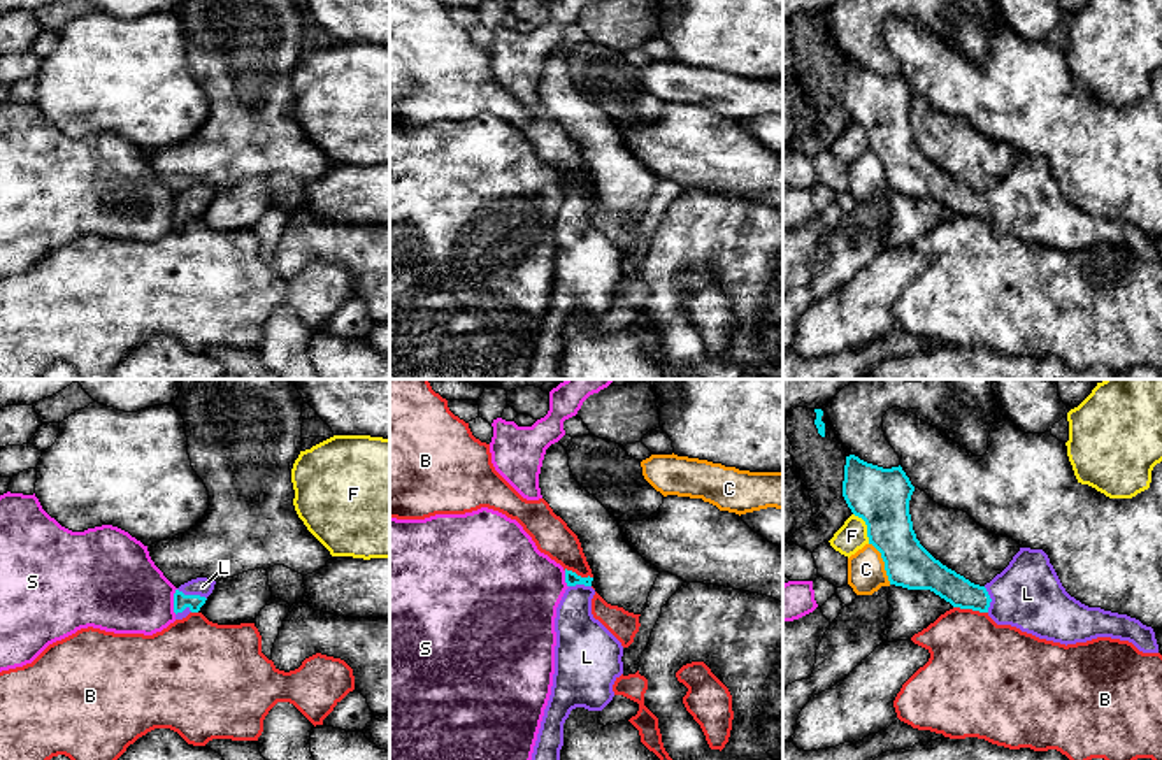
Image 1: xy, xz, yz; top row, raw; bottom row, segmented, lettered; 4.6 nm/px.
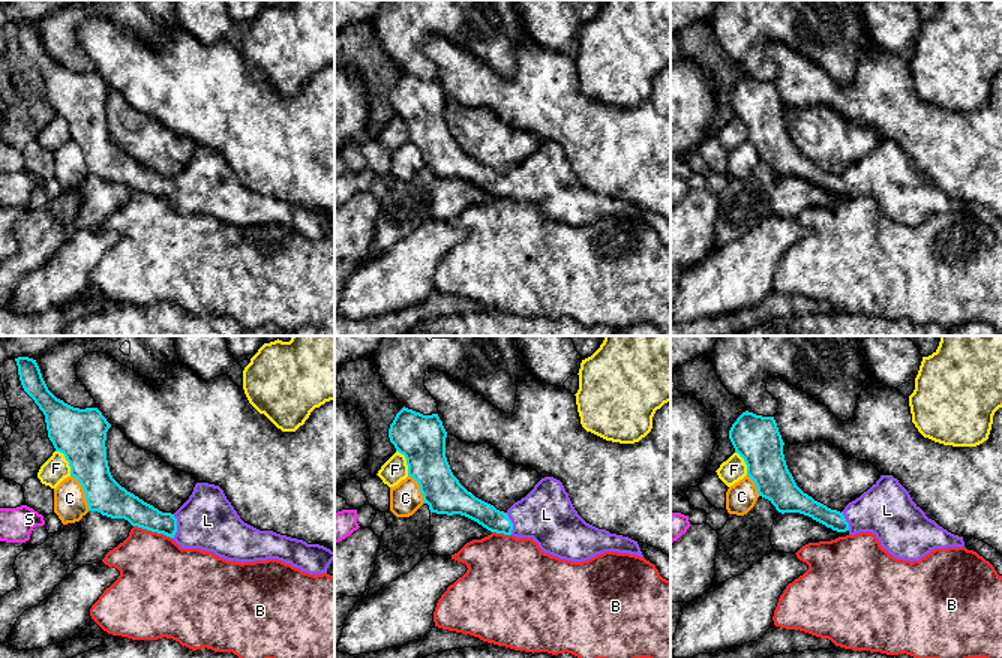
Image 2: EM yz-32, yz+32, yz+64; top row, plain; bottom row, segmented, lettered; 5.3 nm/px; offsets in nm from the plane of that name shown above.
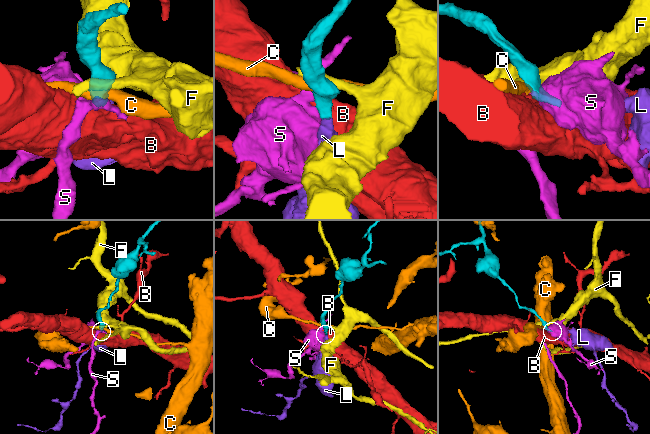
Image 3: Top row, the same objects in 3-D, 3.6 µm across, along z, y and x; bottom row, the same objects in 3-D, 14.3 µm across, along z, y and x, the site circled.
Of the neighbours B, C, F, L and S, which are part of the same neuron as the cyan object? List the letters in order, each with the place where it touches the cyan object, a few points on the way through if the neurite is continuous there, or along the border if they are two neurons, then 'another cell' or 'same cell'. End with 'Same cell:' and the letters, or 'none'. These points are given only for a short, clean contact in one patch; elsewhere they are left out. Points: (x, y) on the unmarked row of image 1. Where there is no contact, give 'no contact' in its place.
B: yz (971, 215) | along yz (953, 213), (987, 220) | another cell
C: yz (885, 171) | along yz (869, 150), (880, 160), (890, 190) | another cell
F: yz (867, 134) | along yz (853, 120), (864, 129), (869, 150) | another cell
L: xy (192, 202) | across xy (181, 207), (192, 202), (202, 193) | same cell
S: xy (174, 207) | another cell
Same cell: L

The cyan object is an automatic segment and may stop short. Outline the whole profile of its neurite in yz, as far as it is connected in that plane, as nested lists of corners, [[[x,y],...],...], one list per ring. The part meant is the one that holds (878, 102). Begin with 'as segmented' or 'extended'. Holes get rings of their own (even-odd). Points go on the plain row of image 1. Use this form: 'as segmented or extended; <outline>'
extended; [[[855,61],[846,63],[843,104],[851,119],[865,128],[869,151],[881,160],[890,191],[907,197],[930,197],[953,214],[986,219],[997,232],[1011,232],[1039,246],[1065,253],[1111,244],[1129,247],[1143,260],[1158,260],[1151,233],[1127,221],[1088,214],[1071,204],[1043,156],[1020,154],[1009,172],[985,193],[974,191],[948,176],[916,146],[909,121],[913,98],[915,93],[900,72],[883,75]]]

